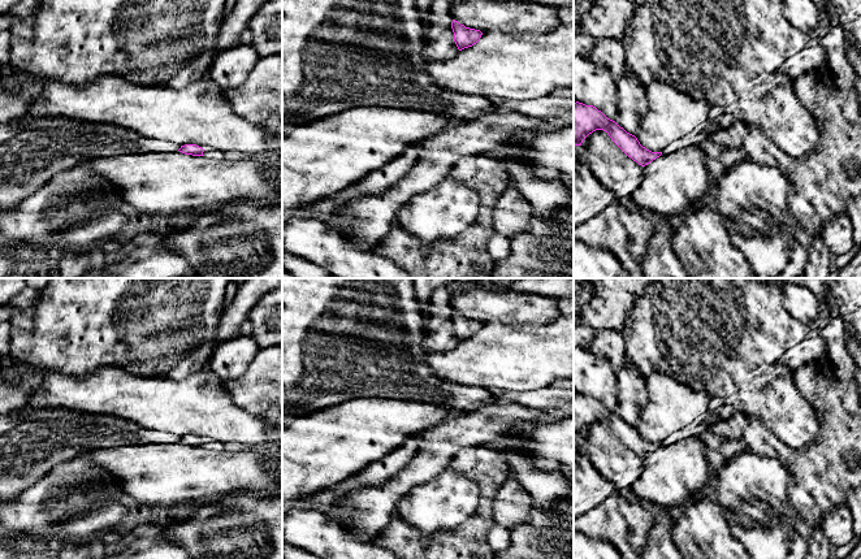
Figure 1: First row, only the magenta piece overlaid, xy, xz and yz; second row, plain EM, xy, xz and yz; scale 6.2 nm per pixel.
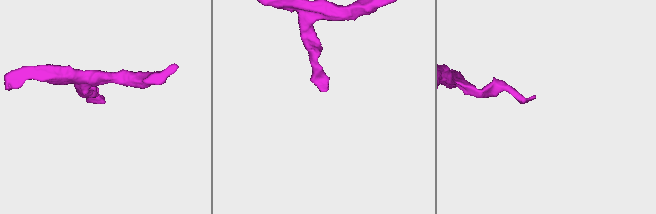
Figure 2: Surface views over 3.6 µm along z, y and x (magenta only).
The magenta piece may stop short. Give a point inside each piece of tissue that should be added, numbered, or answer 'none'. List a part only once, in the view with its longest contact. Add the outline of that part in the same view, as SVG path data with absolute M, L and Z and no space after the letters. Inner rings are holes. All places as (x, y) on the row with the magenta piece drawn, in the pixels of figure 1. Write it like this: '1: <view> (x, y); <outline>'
none

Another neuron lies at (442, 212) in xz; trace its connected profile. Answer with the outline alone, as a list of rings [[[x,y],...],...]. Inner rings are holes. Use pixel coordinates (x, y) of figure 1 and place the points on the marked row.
[[[446,177],[436,186],[411,196],[395,213],[399,225],[423,243],[458,237],[477,217],[480,195]]]

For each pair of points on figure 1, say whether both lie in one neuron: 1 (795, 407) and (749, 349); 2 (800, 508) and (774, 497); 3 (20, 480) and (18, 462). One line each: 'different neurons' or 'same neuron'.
1: same neuron
2: different neurons
3: same neuron

